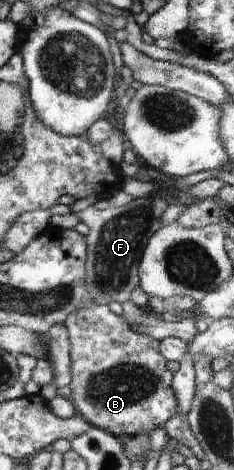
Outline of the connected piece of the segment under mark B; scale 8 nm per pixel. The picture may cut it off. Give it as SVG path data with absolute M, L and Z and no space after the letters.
M95 303L92 306L82 306L80 310L72 312L72 316L66 318L64 322L72 358L70 401L74 405L75 413L91 426L102 428L114 437L123 434L149 436L154 429L163 428L164 424L178 412L172 389L173 374L166 368L167 361L159 352L159 342L146 334L138 333L108 308L108 305Z

